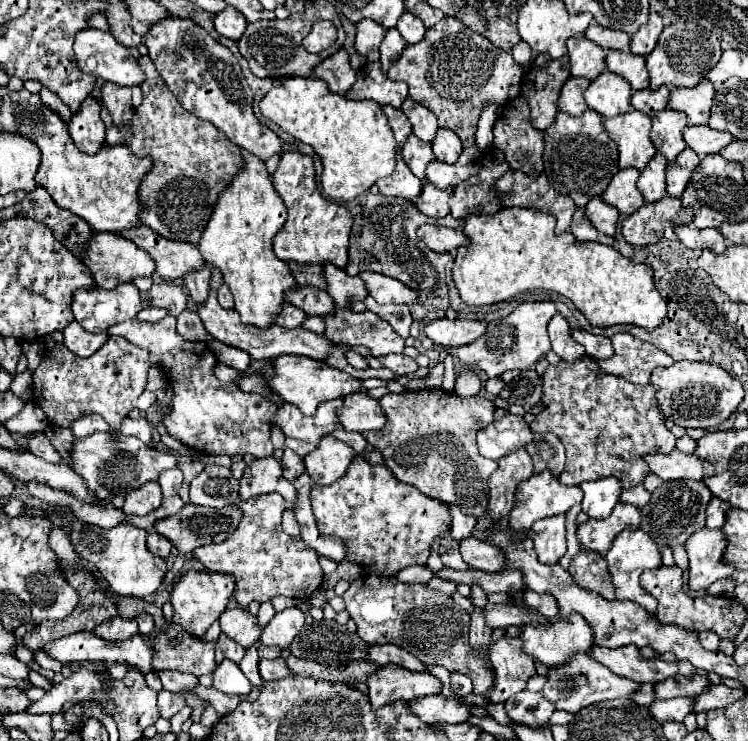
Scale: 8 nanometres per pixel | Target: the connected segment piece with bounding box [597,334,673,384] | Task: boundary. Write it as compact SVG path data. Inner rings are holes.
M615 334L613 338L615 354L607 360L597 360L601 370L623 376L635 384L647 384L651 372L657 366L671 366L673 358L653 344L647 344L643 340L633 338L631 334Z

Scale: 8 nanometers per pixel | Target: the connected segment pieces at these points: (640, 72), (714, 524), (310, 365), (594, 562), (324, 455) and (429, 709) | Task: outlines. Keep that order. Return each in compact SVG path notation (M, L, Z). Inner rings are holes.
M609 50L605 62L607 70L625 76L633 90L649 88L649 74L643 56L635 56L631 52L621 52L621 50Z
M711 498L709 506L707 506L707 528L723 528L725 524L725 512L729 510L731 506L725 504L721 498Z
M277 356L275 362L271 360L275 376L269 380L269 388L277 392L285 402L295 404L303 414L313 416L317 406L325 400L333 400L337 396L347 396L359 392L359 380L349 376L343 370L337 370L325 362L309 360L307 356Z
M583 550L579 552L569 566L569 574L573 576L575 584L583 590L593 590L601 594L605 600L615 600L615 588L609 580L607 562L601 554Z
M325 436L317 444L317 448L303 458L303 462L311 480L317 486L327 486L347 472L353 458L355 450L351 446L333 436Z
M443 694L425 696L421 700L409 702L413 714L417 714L425 724L447 724L465 722L471 716L471 706Z

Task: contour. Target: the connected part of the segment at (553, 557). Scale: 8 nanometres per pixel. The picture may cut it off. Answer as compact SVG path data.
M551 516L537 520L533 528L527 534L515 532L513 540L533 540L533 548L537 552L537 558L543 564L557 564L559 558L567 552L565 548L565 516Z

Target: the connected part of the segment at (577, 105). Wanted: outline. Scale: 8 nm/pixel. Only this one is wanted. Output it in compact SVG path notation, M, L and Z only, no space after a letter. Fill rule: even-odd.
M569 78L565 86L561 88L559 96L559 110L571 114L571 116L581 116L587 110L587 104L583 100L583 92L587 90L589 80L587 78Z

